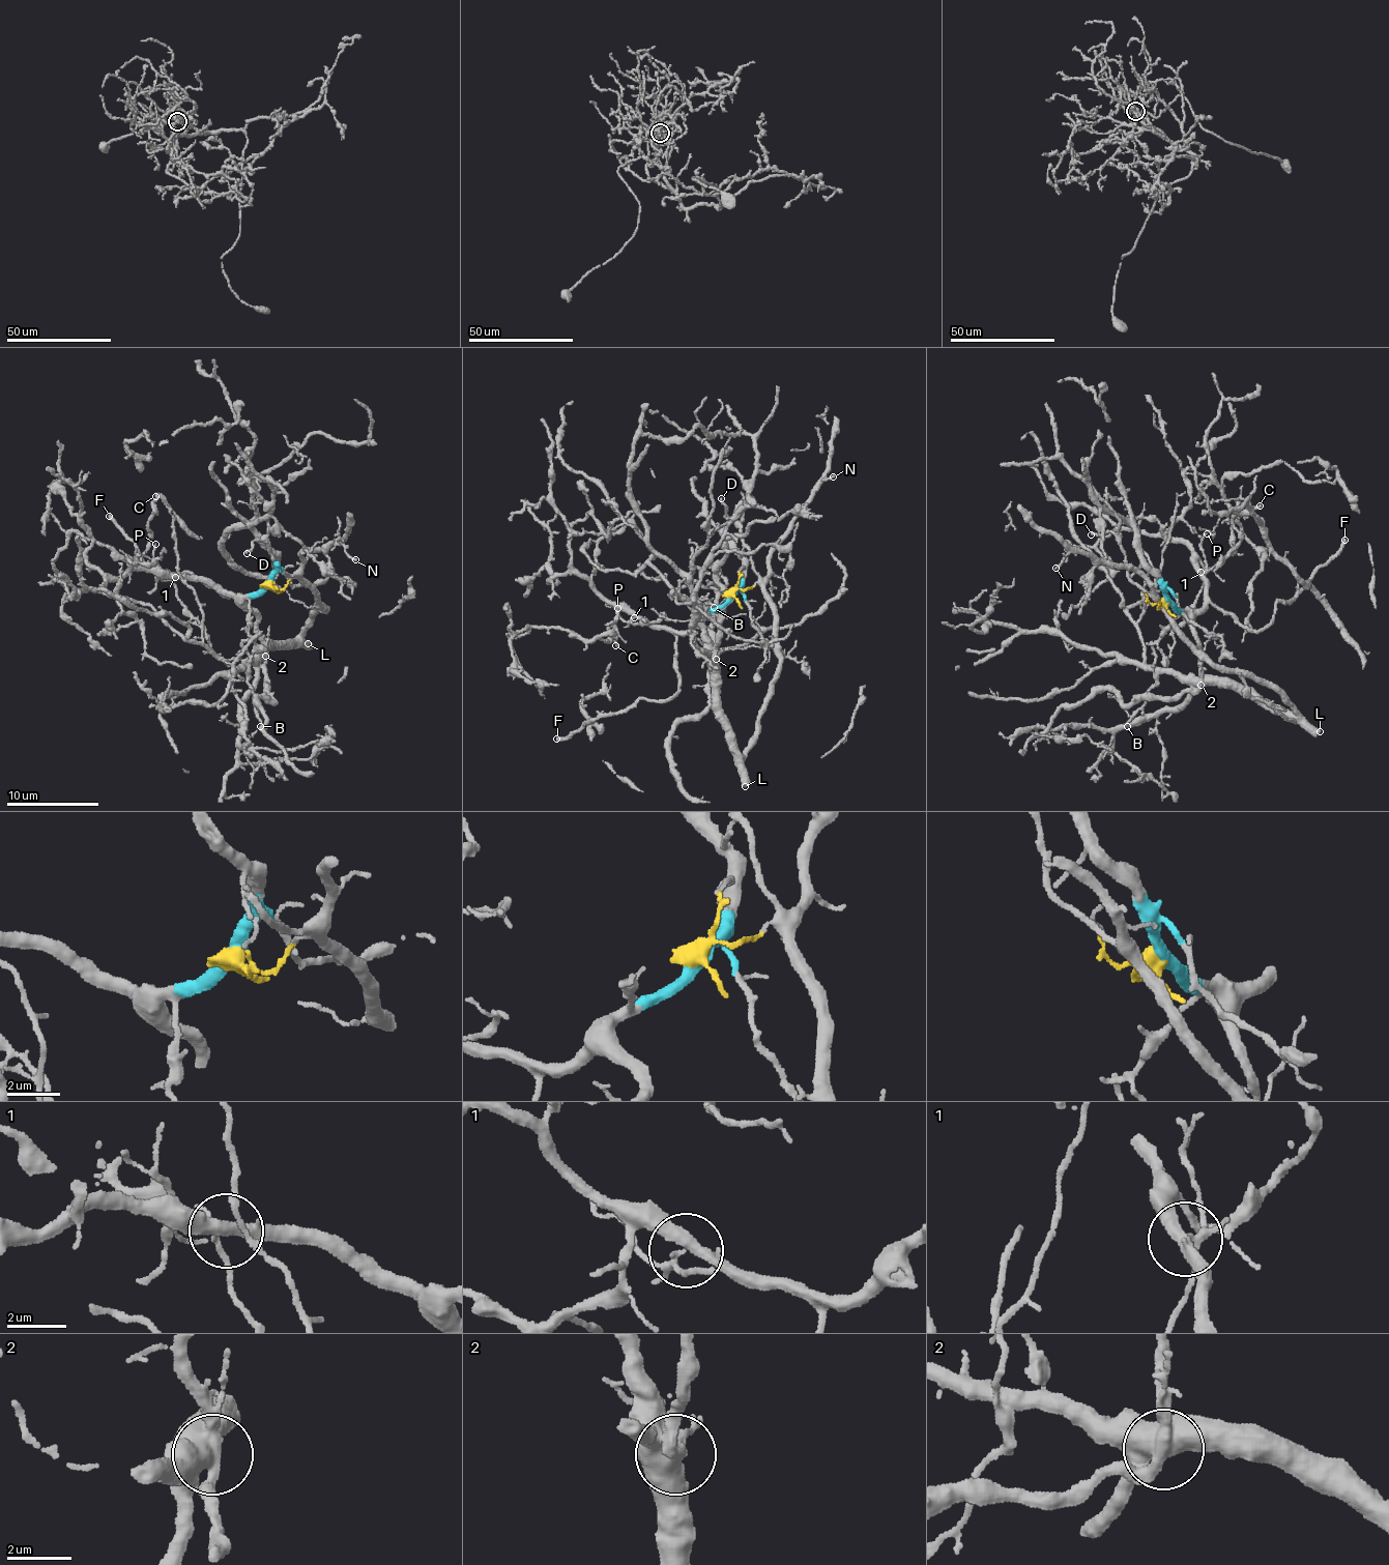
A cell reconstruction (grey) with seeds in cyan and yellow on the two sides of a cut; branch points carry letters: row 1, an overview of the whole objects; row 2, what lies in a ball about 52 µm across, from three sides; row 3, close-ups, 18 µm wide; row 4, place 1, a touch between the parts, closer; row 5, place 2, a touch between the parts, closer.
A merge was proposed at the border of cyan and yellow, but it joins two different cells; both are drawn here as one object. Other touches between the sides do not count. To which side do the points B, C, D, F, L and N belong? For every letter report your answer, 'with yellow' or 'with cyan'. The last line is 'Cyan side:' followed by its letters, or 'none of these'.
B: with cyan
C: with cyan
D: with yellow
F: with cyan
L: with yellow
N: with yellow
Cyan side: B, C, F

